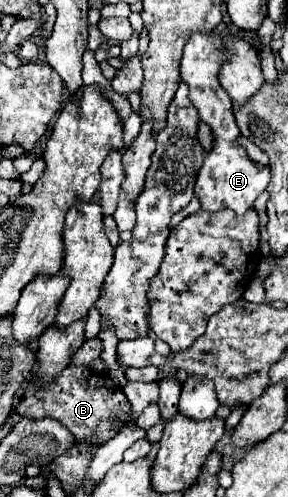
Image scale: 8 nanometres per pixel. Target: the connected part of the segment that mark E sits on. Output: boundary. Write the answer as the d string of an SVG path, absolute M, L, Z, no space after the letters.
M195 33L185 45L183 59L181 59L181 81L189 87L189 99L195 105L199 119L211 127L213 133L213 149L207 153L195 183L195 195L201 201L203 211L221 211L231 209L243 215L247 209L253 207L259 193L263 193L269 185L269 167L263 167L251 161L245 149L237 143L239 129L233 117L233 103L227 91L219 85L219 65L225 57L225 41L211 33Z

